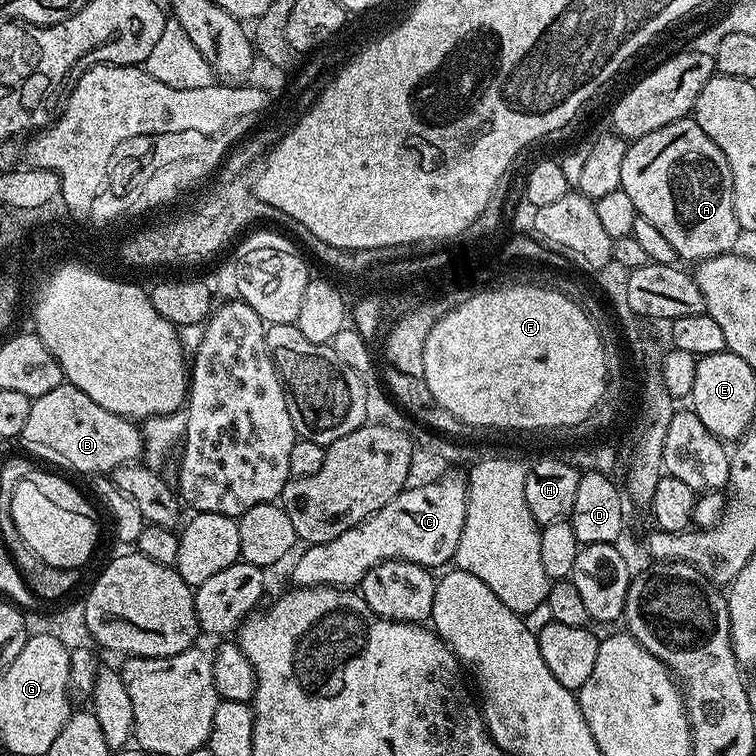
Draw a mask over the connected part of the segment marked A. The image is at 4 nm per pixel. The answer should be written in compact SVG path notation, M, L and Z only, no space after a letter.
M695 119L675 120L631 141L626 150L626 158L622 158L620 189L630 194L638 215L646 218L646 222L652 223L667 238L681 261L699 262L715 256L725 256L727 252L733 251L737 247L735 244L742 239L738 218L734 214L730 162L726 162L726 154L722 154L722 150L714 146L706 130L702 130L702 126L698 126Z

